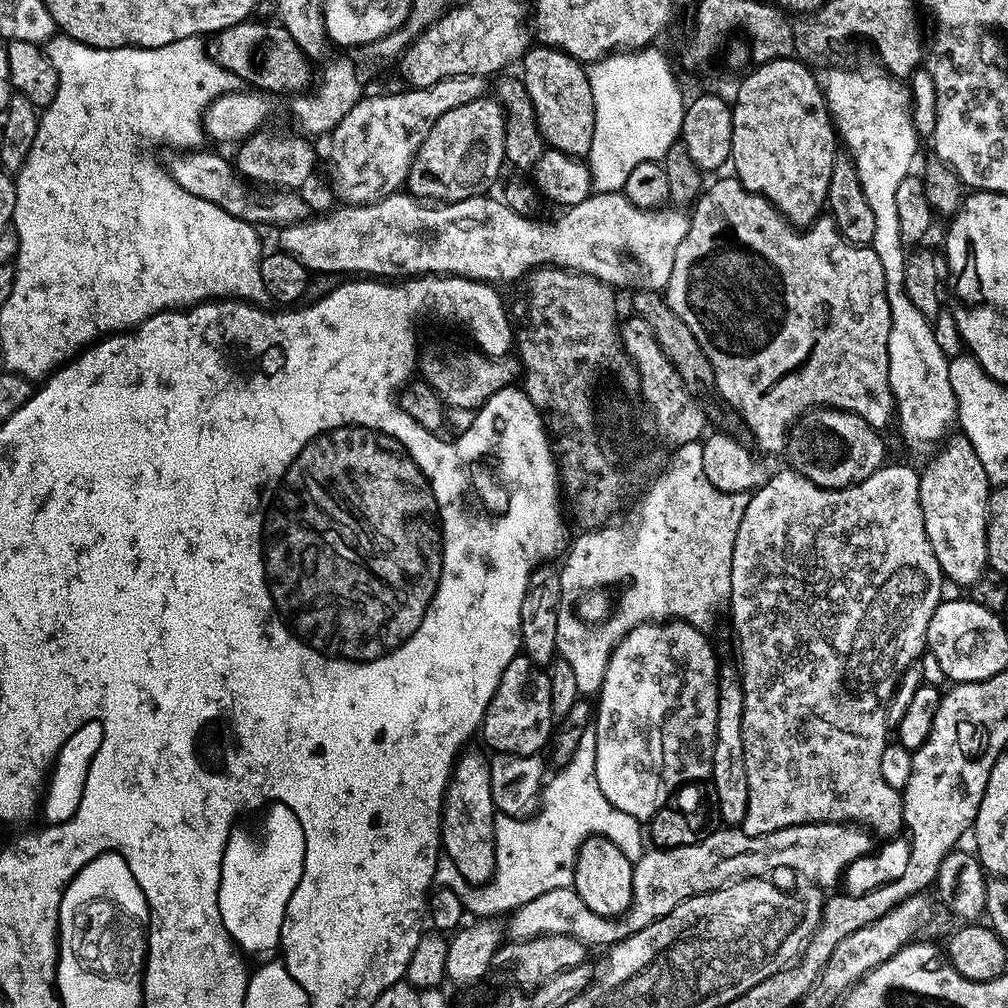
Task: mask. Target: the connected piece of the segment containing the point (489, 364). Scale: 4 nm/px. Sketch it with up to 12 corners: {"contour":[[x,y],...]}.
{"contour":[[479,350],[419,353],[418,372],[449,409],[480,408],[517,379]]}

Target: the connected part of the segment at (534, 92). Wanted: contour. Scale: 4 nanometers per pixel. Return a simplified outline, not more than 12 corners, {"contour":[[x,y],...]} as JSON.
{"contour":[[529,47],[526,94],[545,145],[587,157],[595,108],[585,65]]}

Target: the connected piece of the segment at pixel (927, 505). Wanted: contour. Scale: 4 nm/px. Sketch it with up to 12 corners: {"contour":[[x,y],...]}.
{"contour":[[949,435],[920,472],[926,538],[949,585],[989,571],[990,485]]}

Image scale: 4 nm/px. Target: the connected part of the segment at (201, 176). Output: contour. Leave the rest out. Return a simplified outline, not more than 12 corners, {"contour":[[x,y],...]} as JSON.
{"contour":[[216,152],[166,160],[194,198],[276,230],[309,219],[299,191],[256,190]]}

